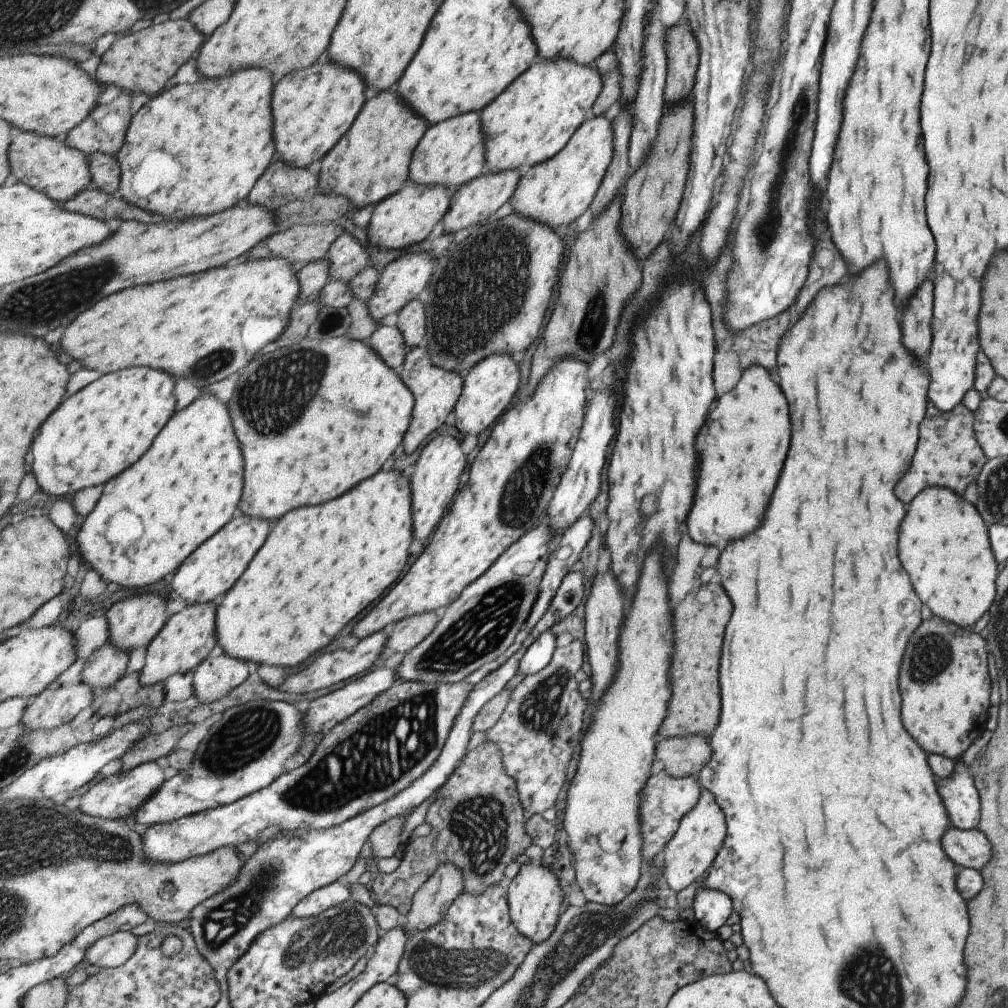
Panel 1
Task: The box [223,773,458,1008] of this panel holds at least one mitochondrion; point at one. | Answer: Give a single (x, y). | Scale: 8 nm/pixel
(342, 933)

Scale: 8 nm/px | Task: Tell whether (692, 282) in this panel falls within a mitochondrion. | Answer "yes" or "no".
no

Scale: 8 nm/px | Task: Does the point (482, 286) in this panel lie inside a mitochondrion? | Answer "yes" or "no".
yes

